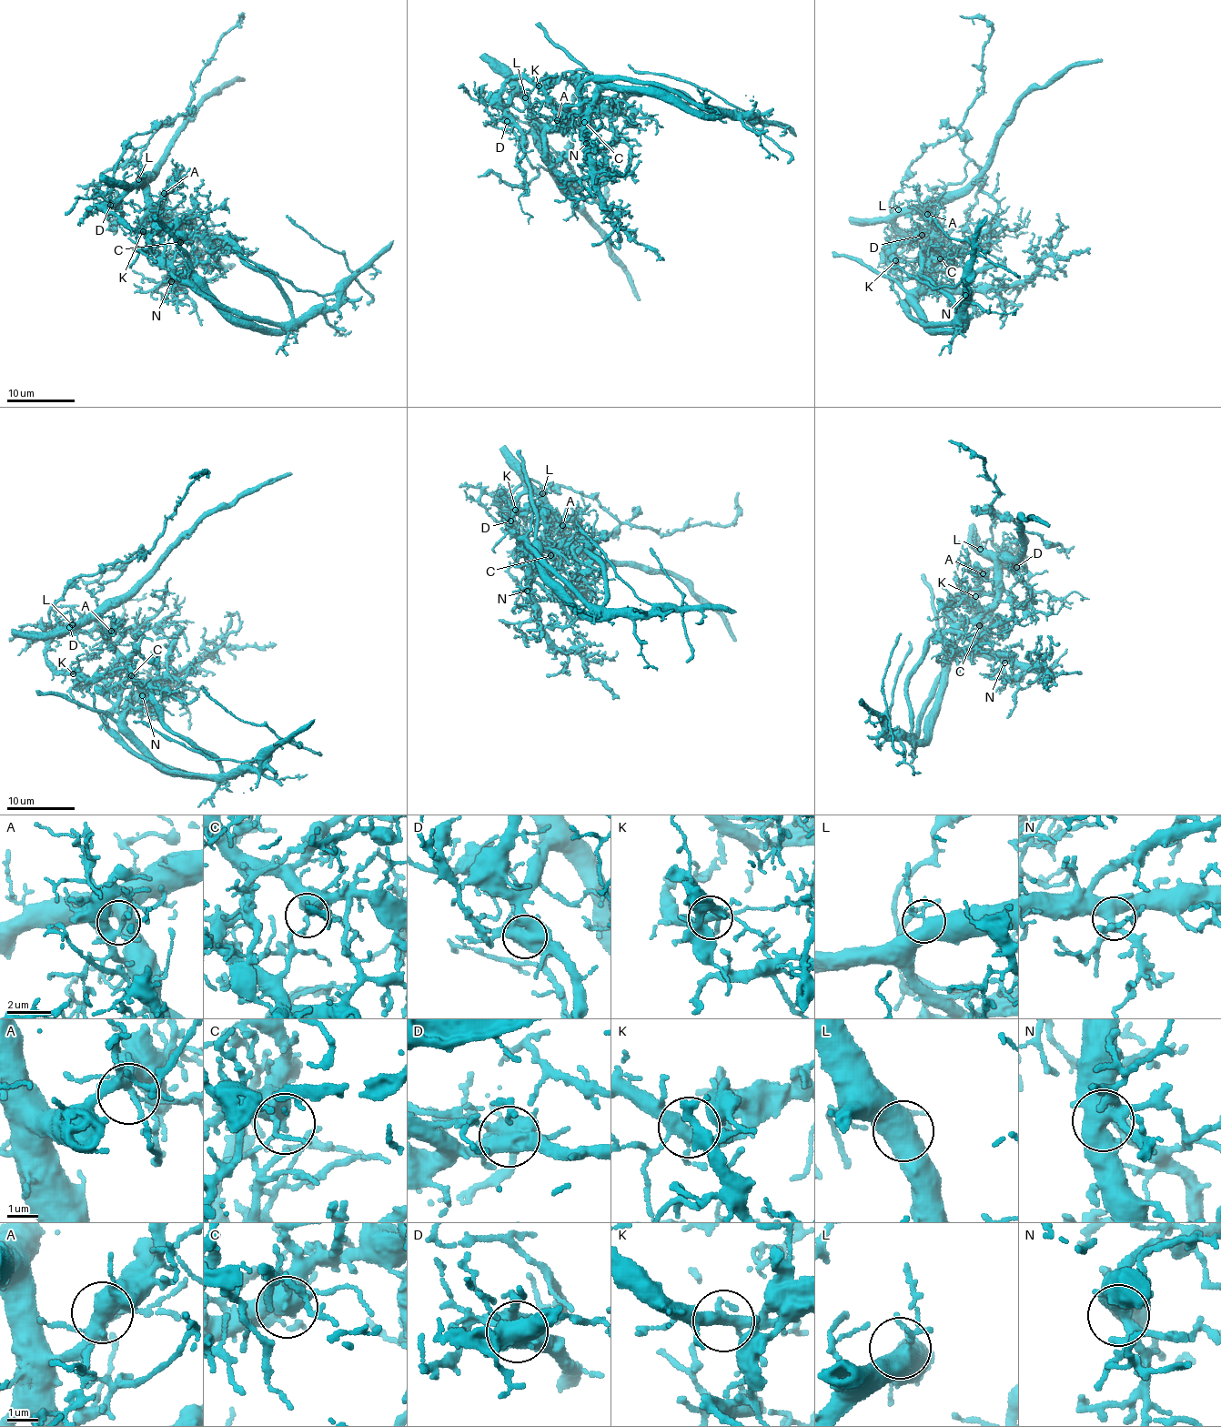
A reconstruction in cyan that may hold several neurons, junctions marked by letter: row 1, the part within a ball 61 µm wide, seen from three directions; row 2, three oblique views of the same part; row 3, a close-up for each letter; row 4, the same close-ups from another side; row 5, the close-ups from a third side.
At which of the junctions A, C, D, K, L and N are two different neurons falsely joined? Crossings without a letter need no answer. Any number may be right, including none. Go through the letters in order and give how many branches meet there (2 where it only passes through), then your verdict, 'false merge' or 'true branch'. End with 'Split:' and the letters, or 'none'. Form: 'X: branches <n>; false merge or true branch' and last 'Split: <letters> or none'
A: branches 5; true branch
C: branches 2; false merge
D: branches 5; false merge
K: branches 5; true branch
L: branches 5; true branch
N: branches 5; true branch
Split: C, D

